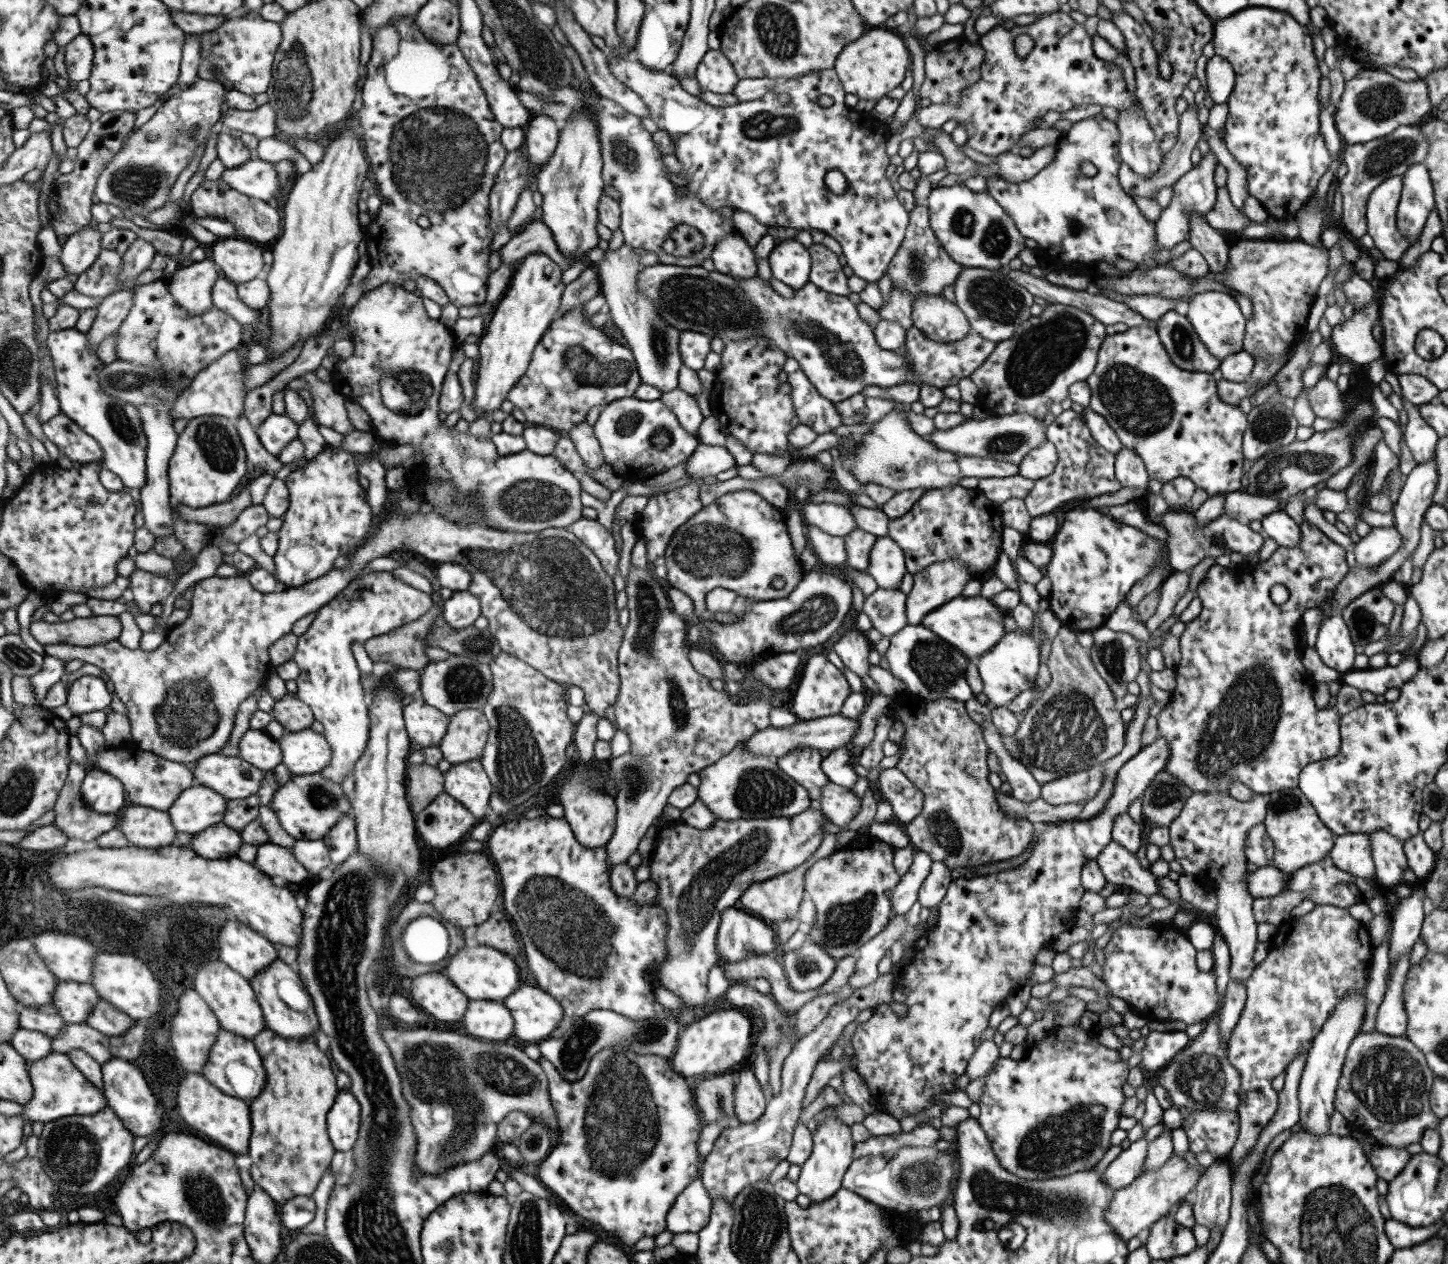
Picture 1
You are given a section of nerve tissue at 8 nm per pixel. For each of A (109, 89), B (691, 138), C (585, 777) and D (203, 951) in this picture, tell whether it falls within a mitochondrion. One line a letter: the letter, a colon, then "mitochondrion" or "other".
A: other
B: other
C: other
D: other

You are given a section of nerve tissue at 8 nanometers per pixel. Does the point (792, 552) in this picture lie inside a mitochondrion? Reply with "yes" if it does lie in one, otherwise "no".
no

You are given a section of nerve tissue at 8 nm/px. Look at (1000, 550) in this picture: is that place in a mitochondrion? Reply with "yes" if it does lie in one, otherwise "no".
no

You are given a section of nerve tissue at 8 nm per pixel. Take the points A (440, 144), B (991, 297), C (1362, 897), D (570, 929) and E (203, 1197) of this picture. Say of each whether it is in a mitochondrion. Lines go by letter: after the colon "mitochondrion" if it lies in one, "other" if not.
A: mitochondrion
B: mitochondrion
C: other
D: mitochondrion
E: mitochondrion

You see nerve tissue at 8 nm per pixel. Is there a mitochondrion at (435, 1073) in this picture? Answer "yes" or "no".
yes

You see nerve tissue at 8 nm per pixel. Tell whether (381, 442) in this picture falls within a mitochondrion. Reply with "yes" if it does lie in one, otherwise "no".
no

